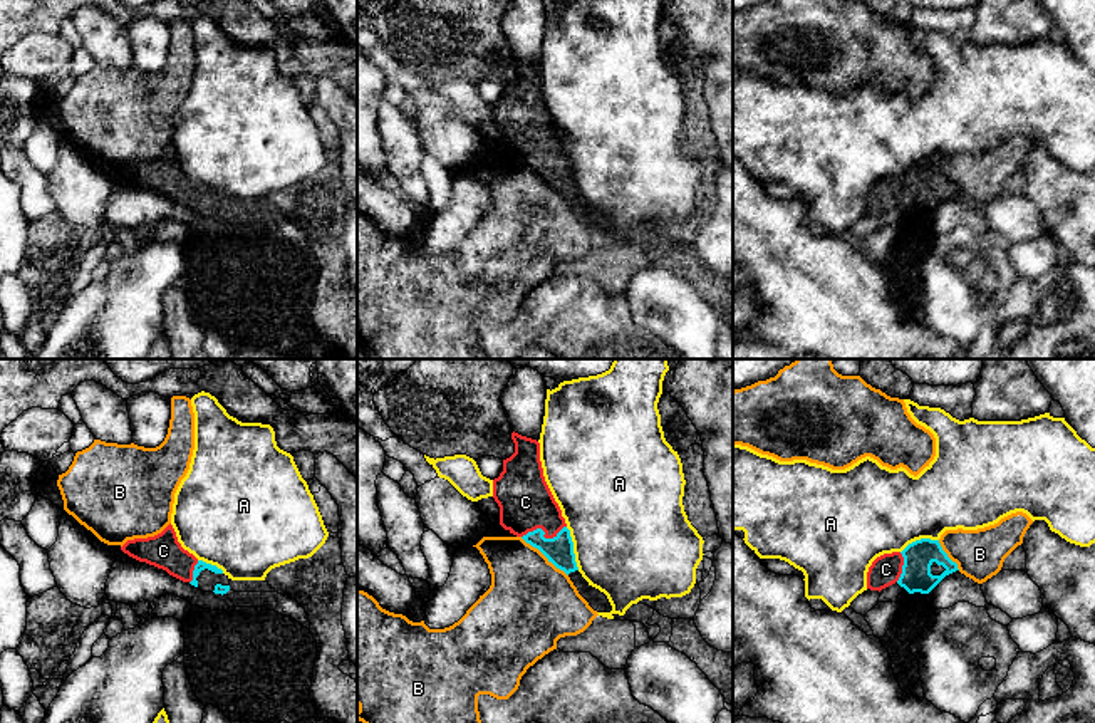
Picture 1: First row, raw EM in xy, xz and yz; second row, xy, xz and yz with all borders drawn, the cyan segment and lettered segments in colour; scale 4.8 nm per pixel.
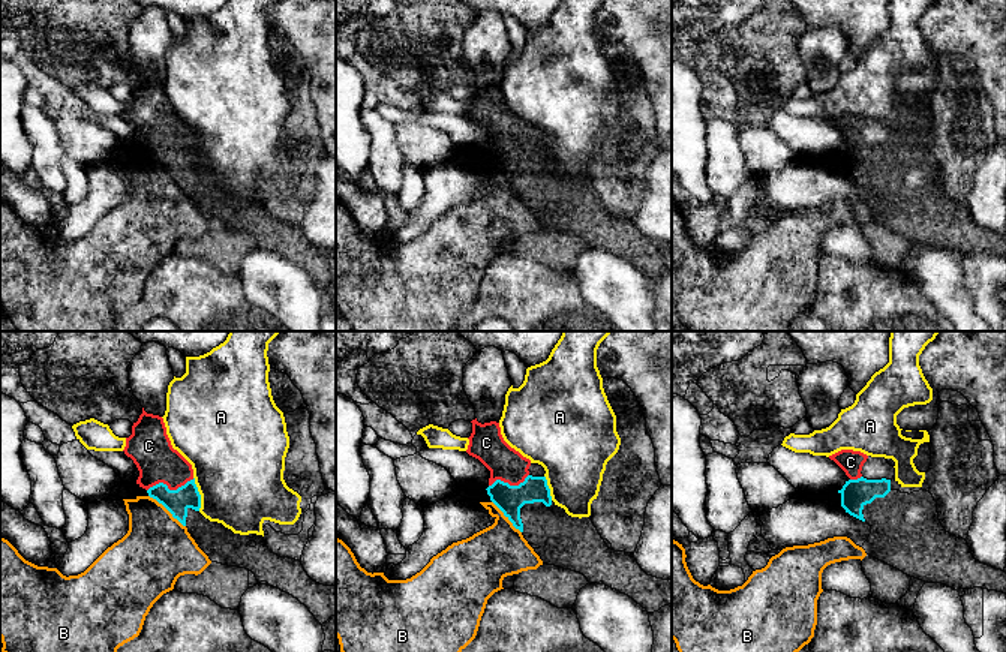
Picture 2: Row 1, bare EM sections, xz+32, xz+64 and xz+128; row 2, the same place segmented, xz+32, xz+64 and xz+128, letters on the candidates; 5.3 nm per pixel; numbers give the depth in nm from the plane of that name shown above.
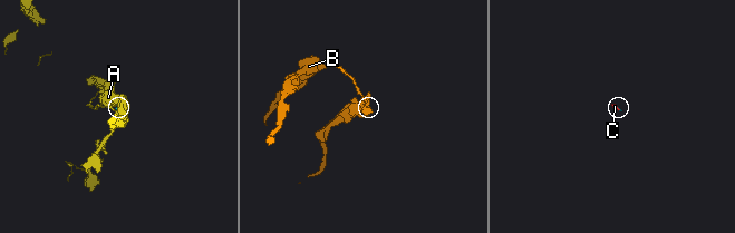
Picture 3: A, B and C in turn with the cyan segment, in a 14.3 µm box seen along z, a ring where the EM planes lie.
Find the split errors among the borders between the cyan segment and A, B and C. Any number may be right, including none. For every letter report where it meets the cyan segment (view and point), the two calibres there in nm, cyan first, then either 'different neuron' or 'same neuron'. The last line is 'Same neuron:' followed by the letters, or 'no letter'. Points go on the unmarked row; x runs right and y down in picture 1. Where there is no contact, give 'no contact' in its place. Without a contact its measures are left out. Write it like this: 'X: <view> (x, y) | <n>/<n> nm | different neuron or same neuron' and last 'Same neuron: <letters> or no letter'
A: xz (572, 173) | 140/480 nm | different neuron
B: xz (544, 178) | 140/420 nm | different neuron
C: xz (544, 158) | 140/260 nm | same neuron
Same neuron: C

